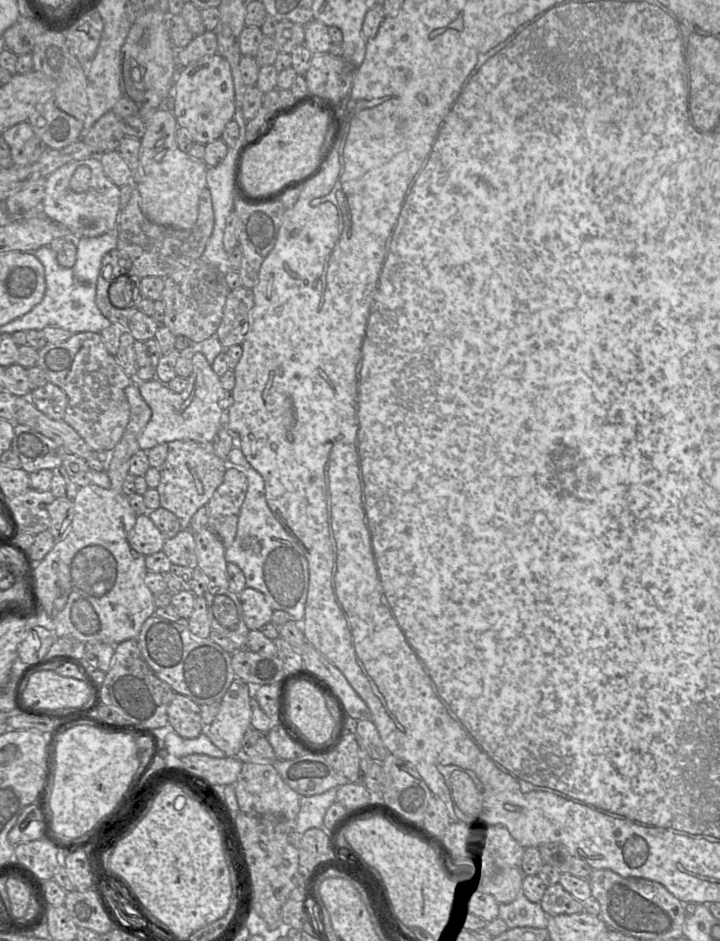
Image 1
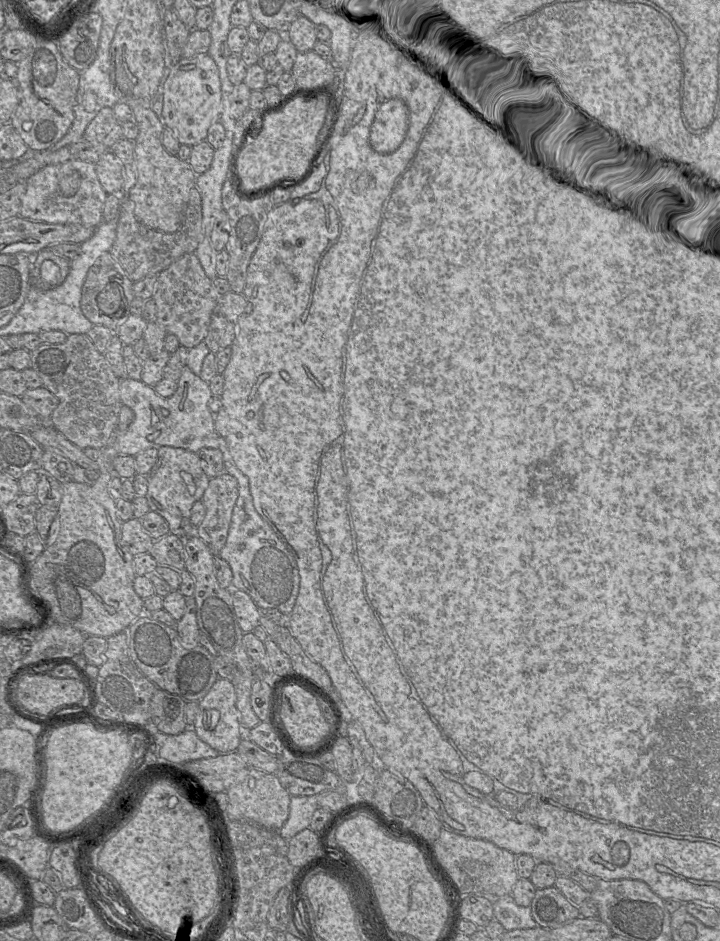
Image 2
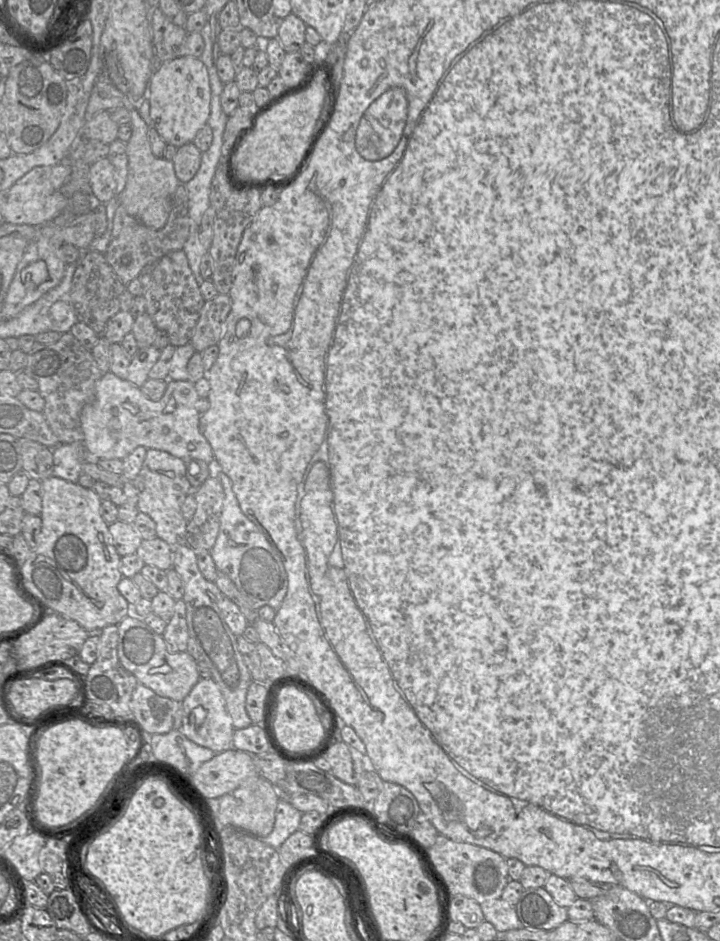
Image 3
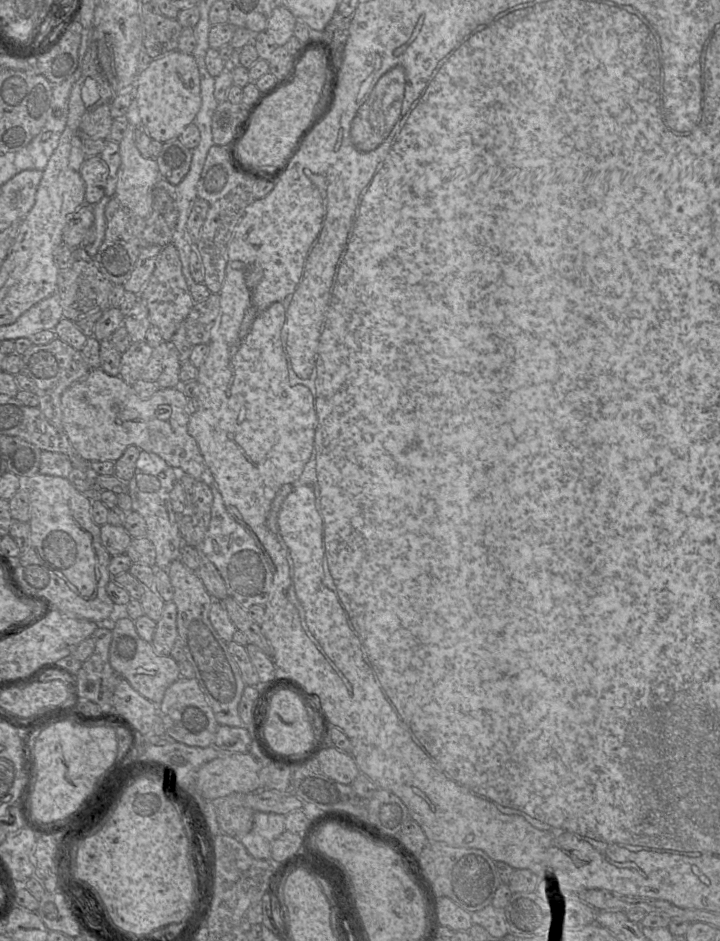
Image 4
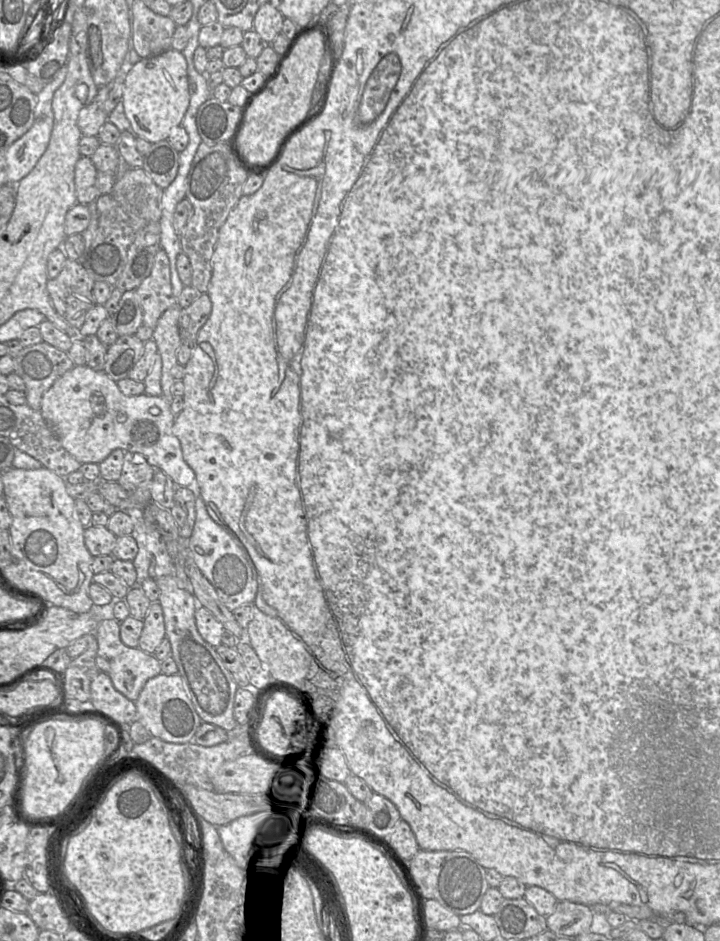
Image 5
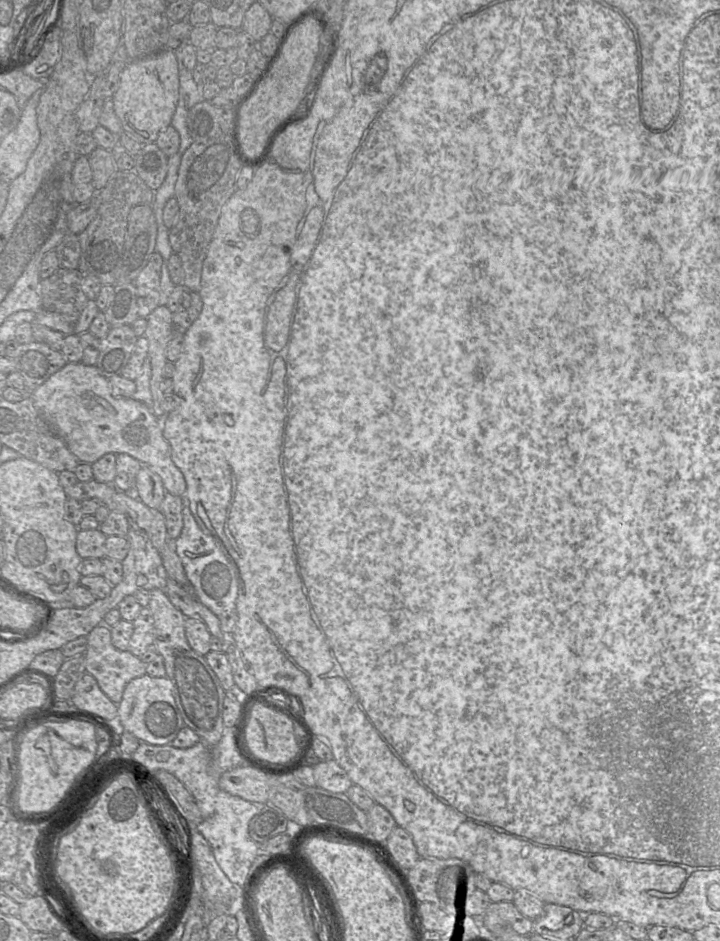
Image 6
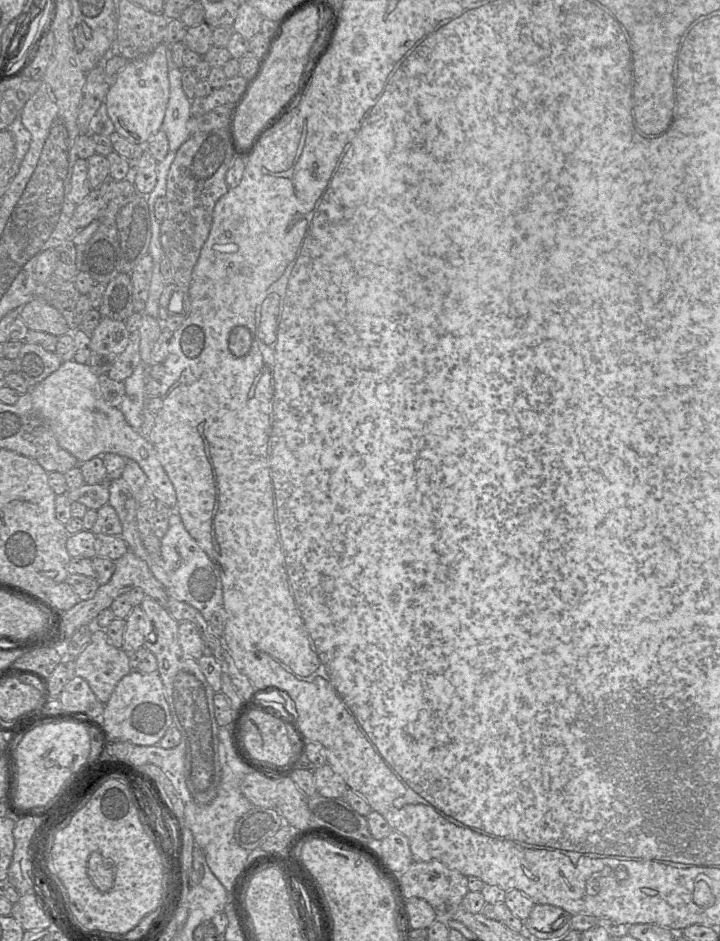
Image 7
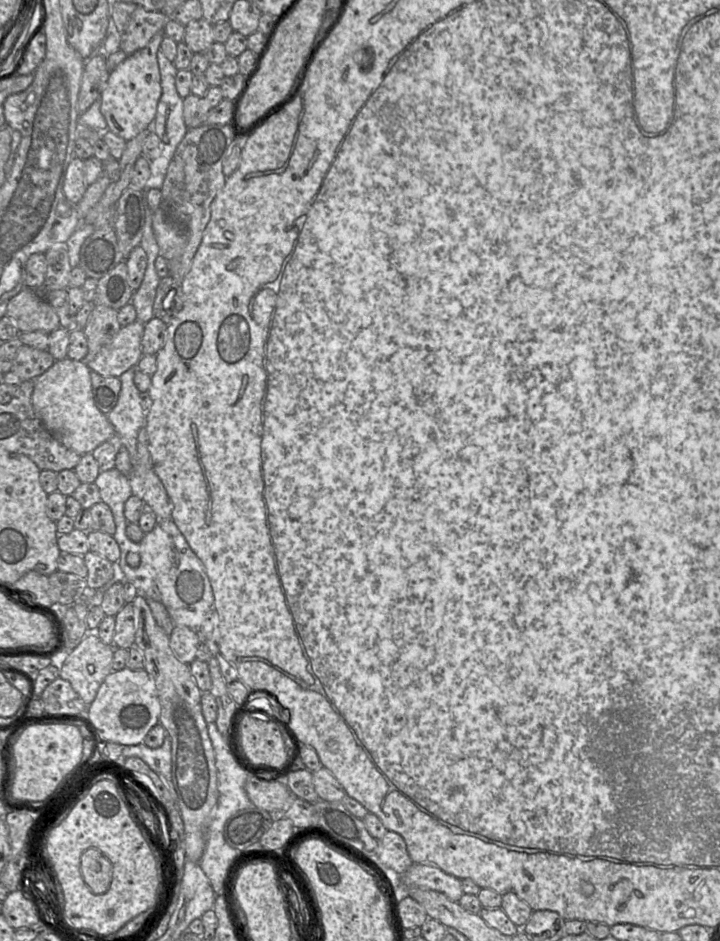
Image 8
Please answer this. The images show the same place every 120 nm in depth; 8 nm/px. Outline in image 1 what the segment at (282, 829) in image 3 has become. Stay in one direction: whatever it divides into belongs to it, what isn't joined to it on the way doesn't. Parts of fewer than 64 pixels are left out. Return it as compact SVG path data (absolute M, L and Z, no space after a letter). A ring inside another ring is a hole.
M337 788L322 794L300 798L299 813L295 819L295 828L303 834L312 828L323 828L323 819L327 809L336 801Z

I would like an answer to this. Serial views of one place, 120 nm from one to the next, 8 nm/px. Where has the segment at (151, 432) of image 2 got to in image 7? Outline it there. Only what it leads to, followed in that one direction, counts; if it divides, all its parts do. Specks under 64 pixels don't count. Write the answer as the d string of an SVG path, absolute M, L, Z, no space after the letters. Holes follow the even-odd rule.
M74 360L62 362L60 367L44 380L30 388L31 400L34 408L45 420L59 445L71 453L79 463L107 453L116 453L128 460L138 463L144 471L154 499L175 510L177 502L174 486L164 470L156 449L149 439L141 435L139 430L131 427L118 407L110 406L102 397L98 375L88 364L81 364Z

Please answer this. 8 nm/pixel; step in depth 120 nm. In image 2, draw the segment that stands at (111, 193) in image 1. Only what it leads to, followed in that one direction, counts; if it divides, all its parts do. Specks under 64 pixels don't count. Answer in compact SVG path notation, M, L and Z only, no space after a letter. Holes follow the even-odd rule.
M71 160L61 164L47 165L28 178L25 184L26 192L22 199L19 217L50 224L79 224L95 229L102 223L102 212L108 194L100 184L95 164L82 160ZM75 171L81 176L80 187L74 196L66 197L60 191L60 181Z

